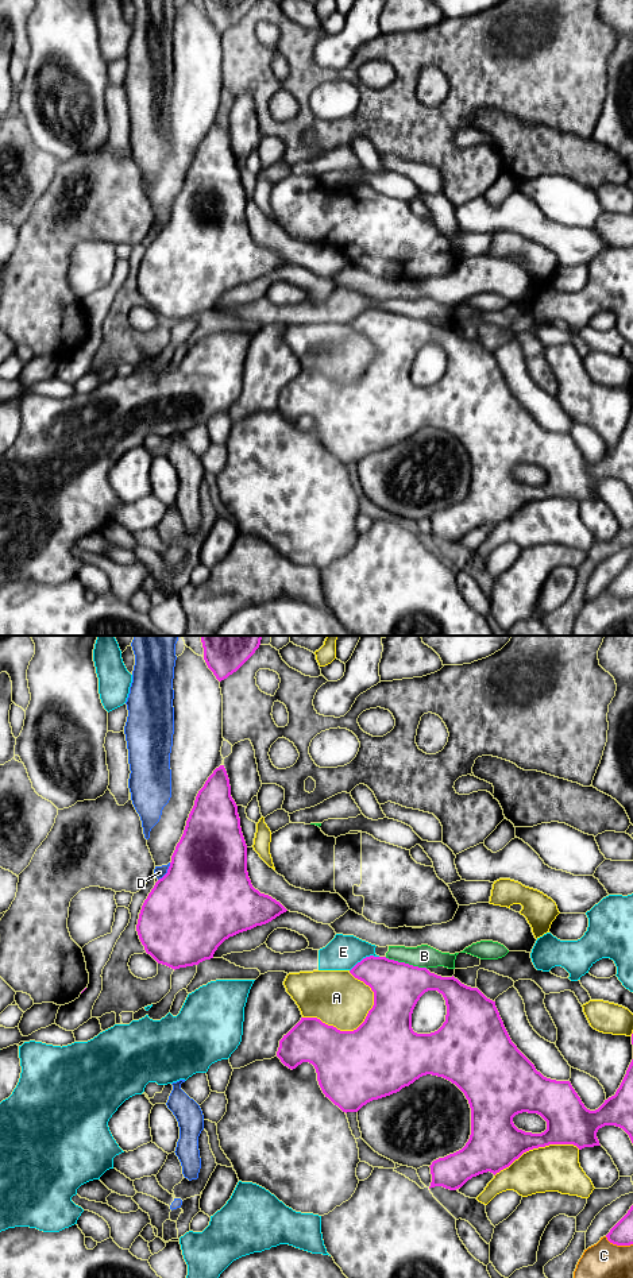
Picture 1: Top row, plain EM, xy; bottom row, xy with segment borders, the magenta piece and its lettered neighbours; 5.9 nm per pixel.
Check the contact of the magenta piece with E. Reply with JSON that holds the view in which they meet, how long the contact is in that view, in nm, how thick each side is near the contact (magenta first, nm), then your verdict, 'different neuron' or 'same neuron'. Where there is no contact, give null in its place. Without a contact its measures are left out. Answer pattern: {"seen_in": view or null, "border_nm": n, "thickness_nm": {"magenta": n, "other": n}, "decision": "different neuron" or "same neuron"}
{"seen_in": "xy", "border_nm": 200, "thickness_nm": {"magenta": 280, "other": 200}, "decision": "different neuron"}

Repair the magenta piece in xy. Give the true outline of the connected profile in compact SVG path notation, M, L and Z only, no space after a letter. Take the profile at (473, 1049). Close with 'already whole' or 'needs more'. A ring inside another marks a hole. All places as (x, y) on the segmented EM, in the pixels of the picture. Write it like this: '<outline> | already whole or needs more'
M366 957L350 973L374 992L374 1005L364 1022L354 1031L340 1031L317 1018L301 1018L279 1040L277 1057L292 1070L302 1062L312 1063L325 1097L346 1113L397 1093L426 1074L455 1084L471 1108L471 1135L462 1150L432 1162L429 1189L443 1186L456 1190L479 1174L490 1171L495 1175L533 1148L549 1144L574 1144L579 1150L601 1146L597 1132L605 1126L622 1128L633 1143L633 1059L615 1094L590 1111L570 1081L551 1080L536 1070L512 1042L495 1001L478 988L467 987L453 976L441 977L426 968L386 957ZM428 991L443 995L445 1022L435 1032L417 1034L412 1028L412 1013ZM522 1112L540 1115L547 1121L547 1130L541 1134L518 1130L513 1117Z | already whole

